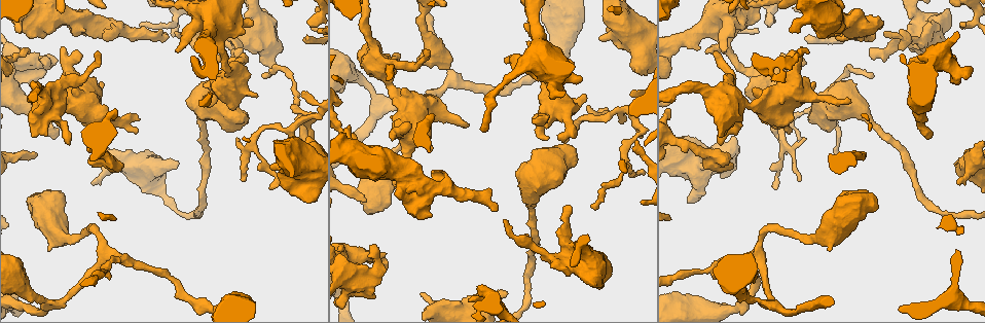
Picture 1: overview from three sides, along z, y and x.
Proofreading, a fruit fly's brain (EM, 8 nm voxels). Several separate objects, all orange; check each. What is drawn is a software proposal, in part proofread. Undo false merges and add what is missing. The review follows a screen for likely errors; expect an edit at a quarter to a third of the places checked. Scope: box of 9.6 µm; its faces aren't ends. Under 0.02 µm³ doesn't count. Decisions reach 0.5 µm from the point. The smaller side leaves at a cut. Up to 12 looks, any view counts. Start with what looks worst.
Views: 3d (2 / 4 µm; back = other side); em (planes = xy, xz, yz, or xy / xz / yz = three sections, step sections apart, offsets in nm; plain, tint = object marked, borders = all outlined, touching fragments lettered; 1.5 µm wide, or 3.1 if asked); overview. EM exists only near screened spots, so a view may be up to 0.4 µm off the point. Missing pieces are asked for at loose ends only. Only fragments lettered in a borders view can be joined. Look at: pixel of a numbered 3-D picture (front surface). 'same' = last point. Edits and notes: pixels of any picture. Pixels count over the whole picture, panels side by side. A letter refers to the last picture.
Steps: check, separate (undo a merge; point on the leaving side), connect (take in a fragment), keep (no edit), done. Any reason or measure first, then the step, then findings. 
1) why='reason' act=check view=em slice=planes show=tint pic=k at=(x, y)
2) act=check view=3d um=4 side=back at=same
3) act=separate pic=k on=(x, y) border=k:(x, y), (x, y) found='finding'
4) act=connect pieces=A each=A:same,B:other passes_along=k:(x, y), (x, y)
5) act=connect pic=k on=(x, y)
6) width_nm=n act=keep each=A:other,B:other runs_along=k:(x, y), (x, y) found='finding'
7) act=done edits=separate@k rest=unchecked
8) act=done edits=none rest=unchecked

why='thick end' act=check view=3d um=4 pic=1 at=(310, 137)

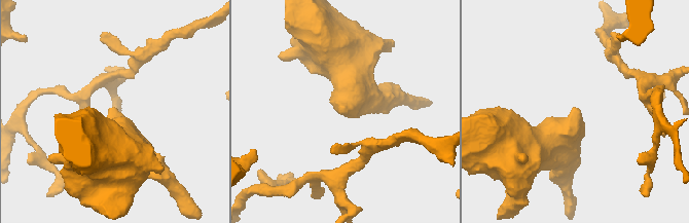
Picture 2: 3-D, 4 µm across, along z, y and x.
why='shape alone is not enough' act=check view=em slice=yz step=4 show=borders pic=2 at=(112, 107)

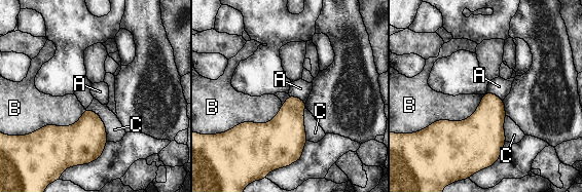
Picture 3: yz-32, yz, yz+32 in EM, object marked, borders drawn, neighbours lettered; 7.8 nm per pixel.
act=keep each=A:other,B:other,C:other found='none of them fits'

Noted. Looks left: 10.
why='an open end' act=check view=em slice=xy step=8 show=borders pic=1 at=(33, 151)

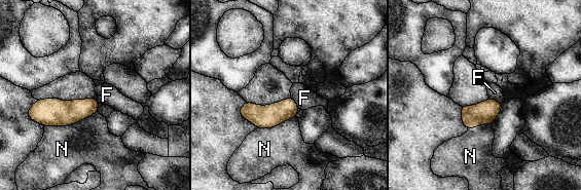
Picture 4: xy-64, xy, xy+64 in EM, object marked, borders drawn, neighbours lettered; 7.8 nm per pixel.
act=check view=em slice=planes show=borders at=same

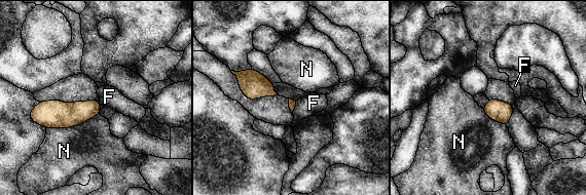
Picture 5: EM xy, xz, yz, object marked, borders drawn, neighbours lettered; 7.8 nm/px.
act=keep each=F:other,N:other border=5:(296, 101), (293, 115) found='no lettered fragment goes on from it'

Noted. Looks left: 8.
why='thin end' act=check view=em slice=planes show=borders pic=1 at=(262, 75)

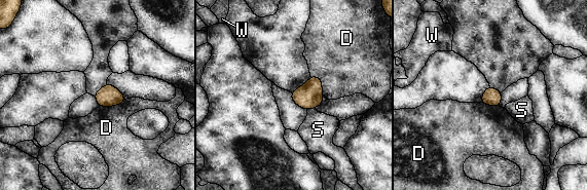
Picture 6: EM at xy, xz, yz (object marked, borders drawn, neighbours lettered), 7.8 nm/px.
width_nm=130 longest_contact=D:240nm act=keep each=D:other,S:other,W:other found='no lettered fragment goes on from it'

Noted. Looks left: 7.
why='long arm stops here' act=check view=3d um=4 pic=1 at=(365, 209)

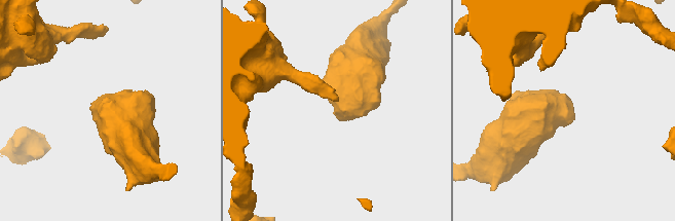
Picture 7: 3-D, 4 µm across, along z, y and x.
why='now the EM' act=check view=em slice=planes show=borders pic=7 at=(567, 122)

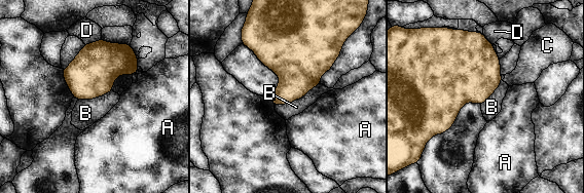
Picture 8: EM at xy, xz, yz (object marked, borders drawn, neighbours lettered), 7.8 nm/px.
act=keep each=A:other,B:other,C:other,D:other border=8:(320, 82), (302, 97), (275, 106) found='no lettered fragment goes on from it'

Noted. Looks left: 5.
why='free end' act=check view=3d um=4 pic=1 at=(467, 125)

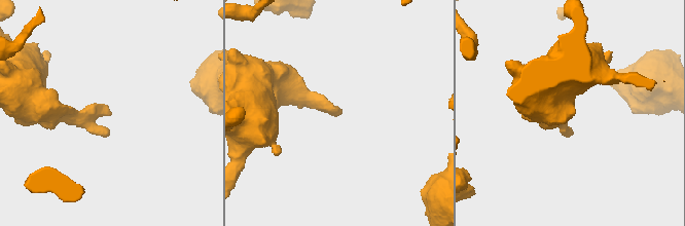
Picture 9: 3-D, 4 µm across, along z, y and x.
why='shape alone is not enough' act=check view=em slice=xz step=8 show=borders pic=9 at=(109, 111)

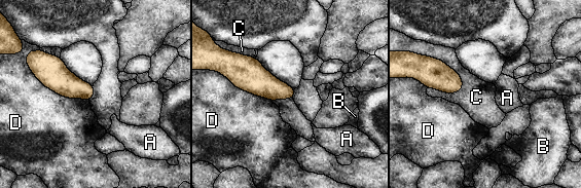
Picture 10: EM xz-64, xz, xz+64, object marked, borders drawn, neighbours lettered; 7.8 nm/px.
act=keep each=A:other,B:other,C:other,D:other border=10:(295, 88), (292, 98) found='none of them fits'

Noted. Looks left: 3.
act=done edits=none rest=unchecked

